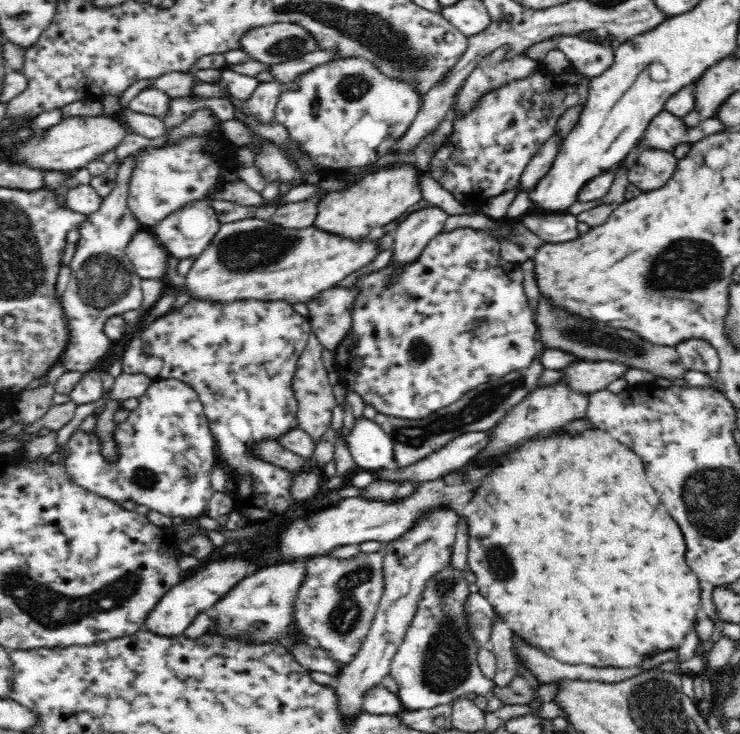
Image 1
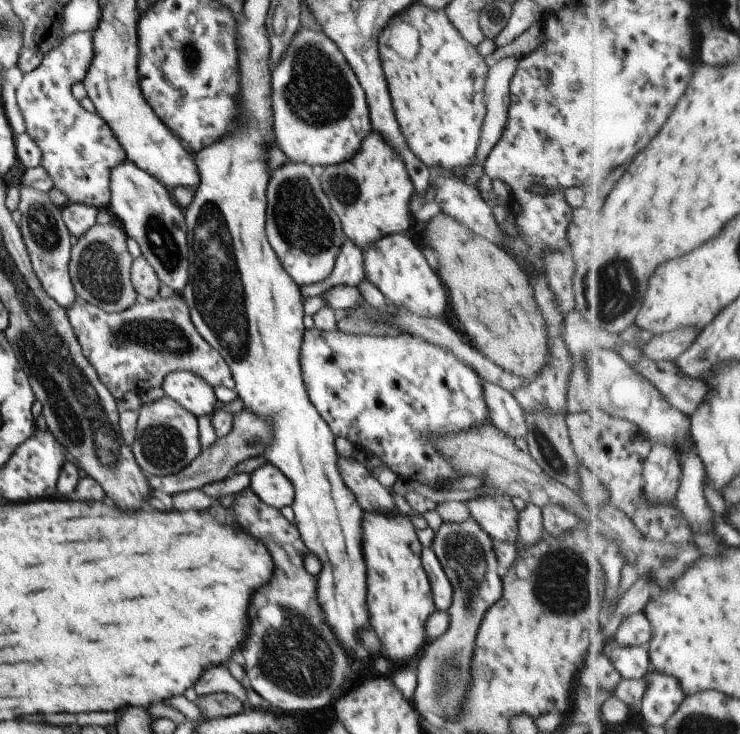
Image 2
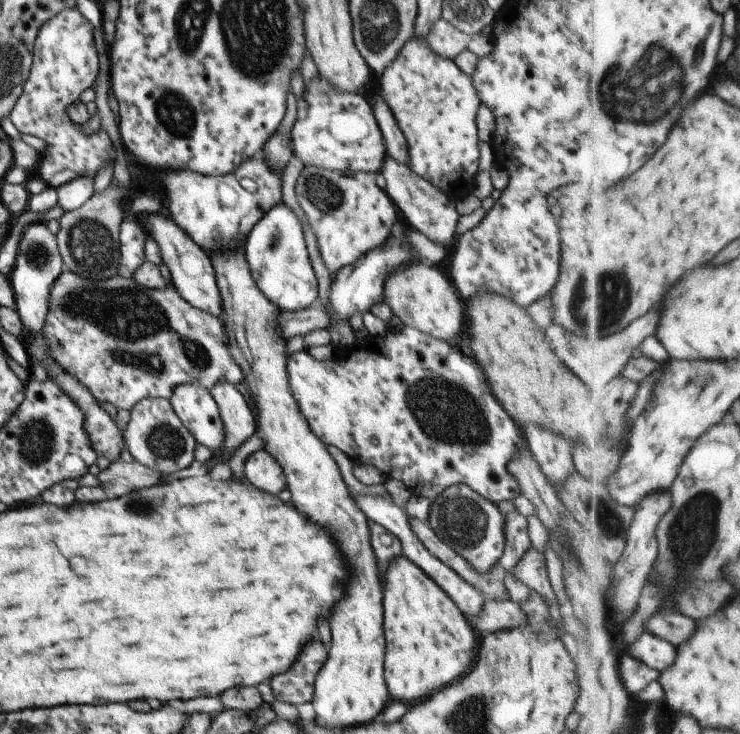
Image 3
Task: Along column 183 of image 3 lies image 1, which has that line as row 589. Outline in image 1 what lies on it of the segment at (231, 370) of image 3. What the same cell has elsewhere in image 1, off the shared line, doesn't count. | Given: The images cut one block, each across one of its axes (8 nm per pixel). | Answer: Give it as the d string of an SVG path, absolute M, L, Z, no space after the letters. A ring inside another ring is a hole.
M385 546L377 554L360 552L353 558L340 560L332 556L307 558L308 573L305 577L296 602L296 625L302 633L320 640L320 647L332 655L336 662L346 664L351 661L360 650L360 646L370 630L372 621L378 611L384 590L383 560Z

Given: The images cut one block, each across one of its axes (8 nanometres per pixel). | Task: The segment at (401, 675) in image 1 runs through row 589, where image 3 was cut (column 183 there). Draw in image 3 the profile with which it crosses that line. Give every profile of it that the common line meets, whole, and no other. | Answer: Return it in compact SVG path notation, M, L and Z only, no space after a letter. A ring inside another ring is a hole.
M147 397L132 405L129 422L123 428L122 440L133 461L147 468L155 468L163 475L189 467L193 463L195 438L189 434L184 424L181 424L168 399L163 397Z

